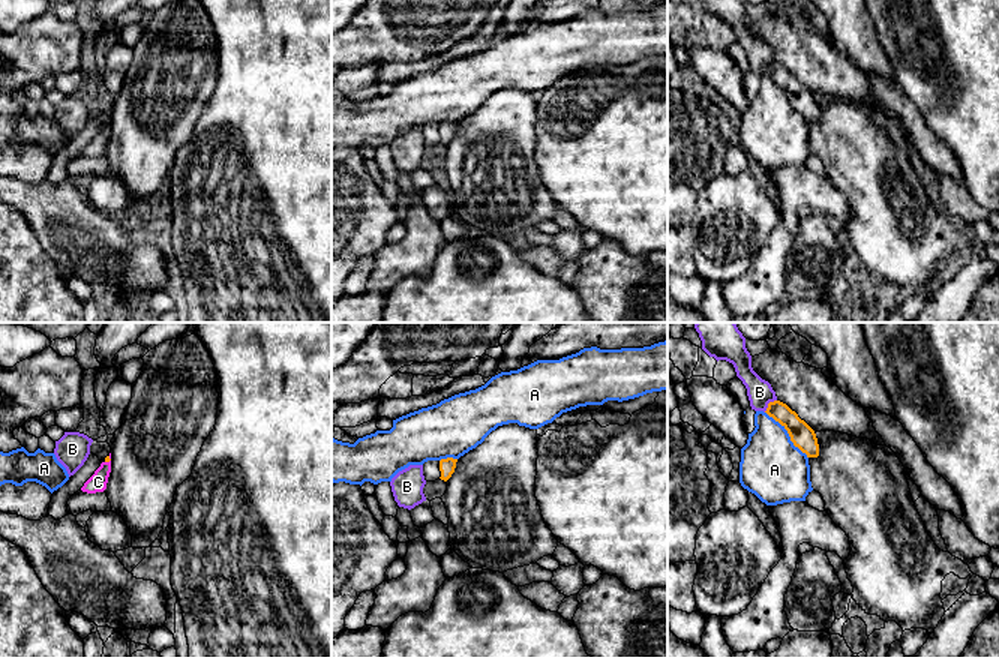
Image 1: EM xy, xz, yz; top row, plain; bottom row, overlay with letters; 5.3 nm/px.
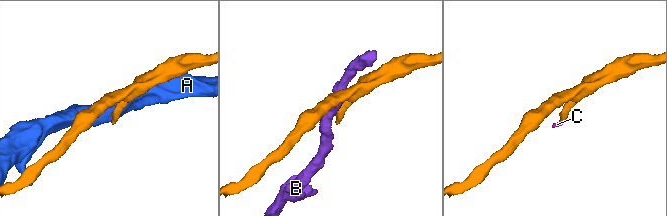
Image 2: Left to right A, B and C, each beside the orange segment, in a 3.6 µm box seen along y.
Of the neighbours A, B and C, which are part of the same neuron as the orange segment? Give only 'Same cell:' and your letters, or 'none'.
Same cell: C

